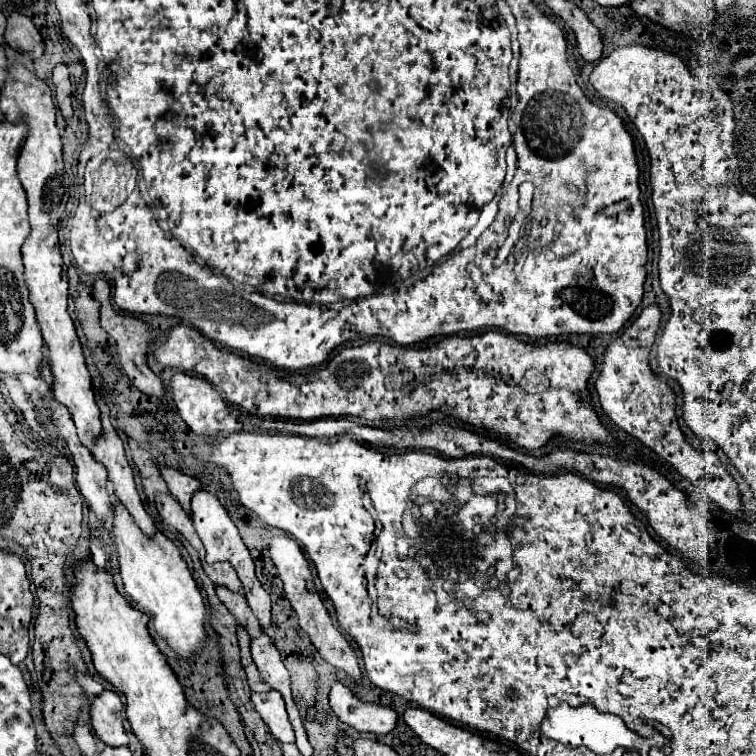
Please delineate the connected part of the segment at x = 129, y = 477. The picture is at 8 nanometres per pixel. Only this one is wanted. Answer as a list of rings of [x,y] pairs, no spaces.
[[[95,393],[95,397],[97,397],[97,405],[99,405],[99,409],[101,409],[101,423],[103,423],[103,429],[101,429],[101,435],[95,439],[91,451],[93,451],[95,459],[107,467],[109,479],[113,481],[113,491],[115,491],[115,495],[121,499],[121,503],[129,509],[129,513],[133,515],[135,523],[141,527],[141,531],[143,531],[145,535],[153,537],[153,533],[155,533],[157,529],[155,529],[155,525],[153,525],[153,519],[151,519],[151,517],[147,515],[147,511],[143,509],[143,503],[141,503],[141,499],[139,499],[139,495],[137,495],[135,479],[133,479],[133,469],[131,469],[131,465],[129,465],[129,461],[127,461],[127,457],[125,457],[123,441],[119,439],[117,431],[113,429],[113,425],[111,425],[111,421],[109,421],[109,405],[103,401],[103,397],[101,397],[99,393]]]

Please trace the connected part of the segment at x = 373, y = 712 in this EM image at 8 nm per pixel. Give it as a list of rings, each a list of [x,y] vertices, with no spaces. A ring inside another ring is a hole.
[[[341,681],[333,683],[333,689],[329,693],[329,703],[339,721],[351,725],[359,733],[387,735],[389,731],[395,729],[397,713],[393,709],[373,703],[363,703]]]

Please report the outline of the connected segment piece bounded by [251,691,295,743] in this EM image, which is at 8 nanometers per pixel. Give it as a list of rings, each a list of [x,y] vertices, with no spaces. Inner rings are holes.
[[[277,691],[253,693],[251,695],[251,701],[253,701],[257,713],[261,715],[263,723],[269,727],[271,735],[279,743],[295,743],[295,735],[293,735],[291,723],[287,719],[287,711],[285,711],[283,697]]]

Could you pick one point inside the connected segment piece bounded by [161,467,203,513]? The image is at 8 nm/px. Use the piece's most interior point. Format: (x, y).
(182, 487)

